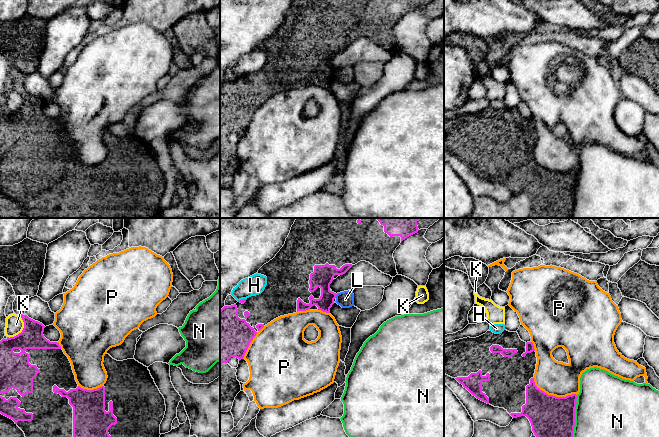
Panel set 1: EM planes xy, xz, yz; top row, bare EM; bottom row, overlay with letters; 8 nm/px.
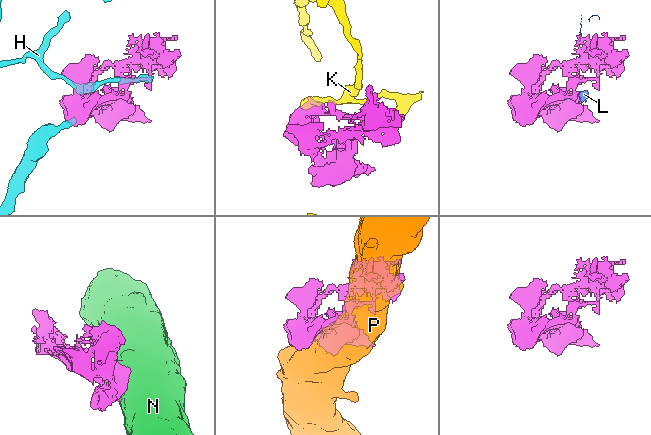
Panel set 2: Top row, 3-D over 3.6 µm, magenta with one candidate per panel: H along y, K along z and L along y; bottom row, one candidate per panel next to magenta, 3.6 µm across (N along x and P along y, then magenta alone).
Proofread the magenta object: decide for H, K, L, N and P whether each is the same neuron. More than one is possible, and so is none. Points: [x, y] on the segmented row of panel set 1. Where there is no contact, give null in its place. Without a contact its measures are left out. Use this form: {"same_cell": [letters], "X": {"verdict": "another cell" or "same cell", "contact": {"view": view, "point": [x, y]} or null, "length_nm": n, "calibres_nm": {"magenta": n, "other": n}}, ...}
{"same_cell": [], "H": {"verdict": "another cell", "contact": {"view": "xz", "point": [242, 299]}, "length_nm": 80, "calibres_nm": {"magenta": 40, "other": 160}}, "K": {"verdict": "another cell", "contact": {"view": "xy", "point": [22, 330]}, "length_nm": 200, "calibres_nm": {"magenta": 190, "other": 140}}, "L": {"verdict": "another cell", "contact": {"view": "xz", "point": [335, 296]}, "length_nm": 40, "calibres_nm": {"magenta": 170, "other": 130}}, "N": {"verdict": "another cell", "contact": {"view": "yz", "point": [574, 416]}, "length_nm": 340, "calibres_nm": {"magenta": 340, "other": 460}}, "P": {"verdict": "another cell", "contact": {"view": "yz", "point": [552, 395]}, "length_nm": 380, "calibres_nm": {"magenta": 340, "other": 280}}}

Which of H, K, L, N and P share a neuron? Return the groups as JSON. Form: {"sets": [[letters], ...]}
{"sets": [["H"], ["K"], ["L", "P"], ["N"]]}

